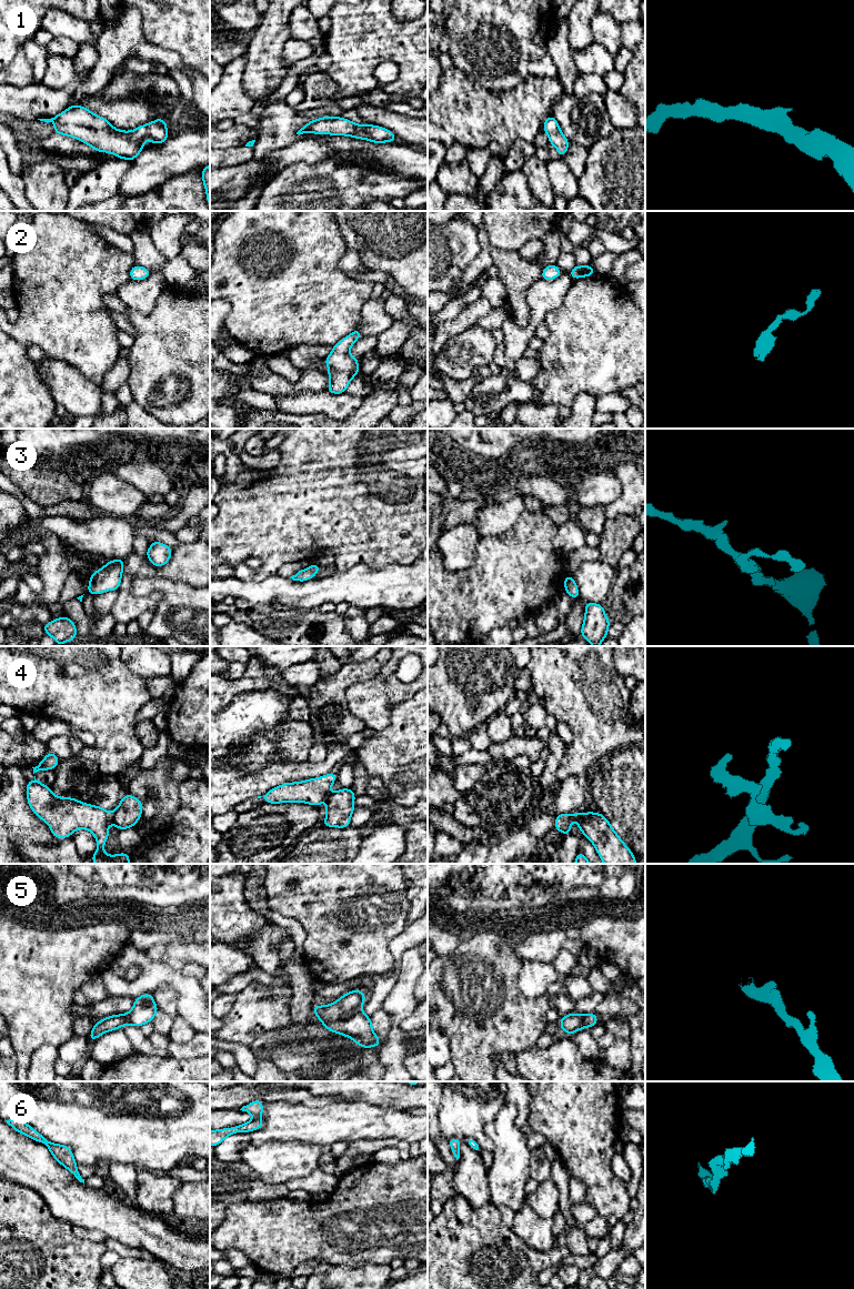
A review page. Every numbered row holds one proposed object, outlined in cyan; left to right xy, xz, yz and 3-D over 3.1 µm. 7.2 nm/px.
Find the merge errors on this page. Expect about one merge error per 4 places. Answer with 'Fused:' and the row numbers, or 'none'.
Fused: 4

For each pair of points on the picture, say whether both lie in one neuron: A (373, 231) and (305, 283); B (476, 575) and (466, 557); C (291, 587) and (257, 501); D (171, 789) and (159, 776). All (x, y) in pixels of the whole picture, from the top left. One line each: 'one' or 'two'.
A: two
B: two
C: two
D: one

